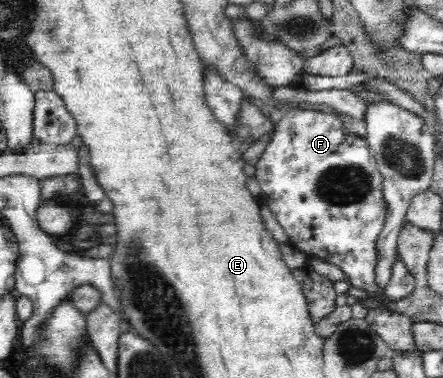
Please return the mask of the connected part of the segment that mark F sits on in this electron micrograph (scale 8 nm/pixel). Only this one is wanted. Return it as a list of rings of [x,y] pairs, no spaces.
[[[288,107],[275,124],[268,145],[255,165],[255,179],[262,188],[260,201],[268,206],[272,215],[289,237],[289,244],[308,258],[332,263],[346,274],[349,284],[364,289],[371,297],[384,301],[376,284],[375,268],[378,265],[378,237],[386,225],[388,209],[383,195],[382,174],[370,156],[364,138],[344,131],[340,116],[318,110]]]

